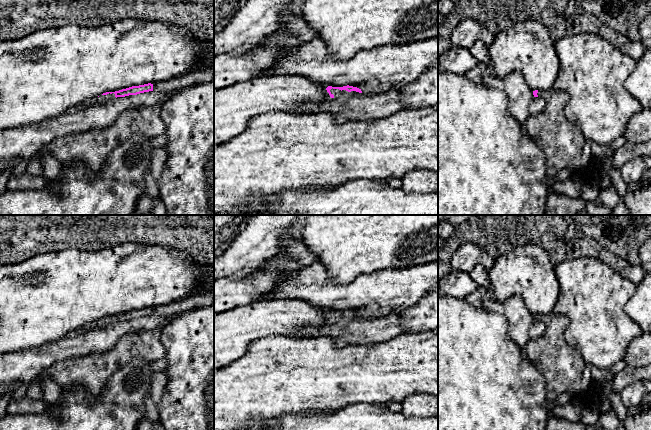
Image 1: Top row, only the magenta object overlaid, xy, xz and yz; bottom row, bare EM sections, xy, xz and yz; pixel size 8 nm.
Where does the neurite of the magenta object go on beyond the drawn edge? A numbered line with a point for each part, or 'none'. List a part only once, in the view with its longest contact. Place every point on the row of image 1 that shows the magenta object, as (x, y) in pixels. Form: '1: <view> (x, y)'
1: xz (345, 105)

